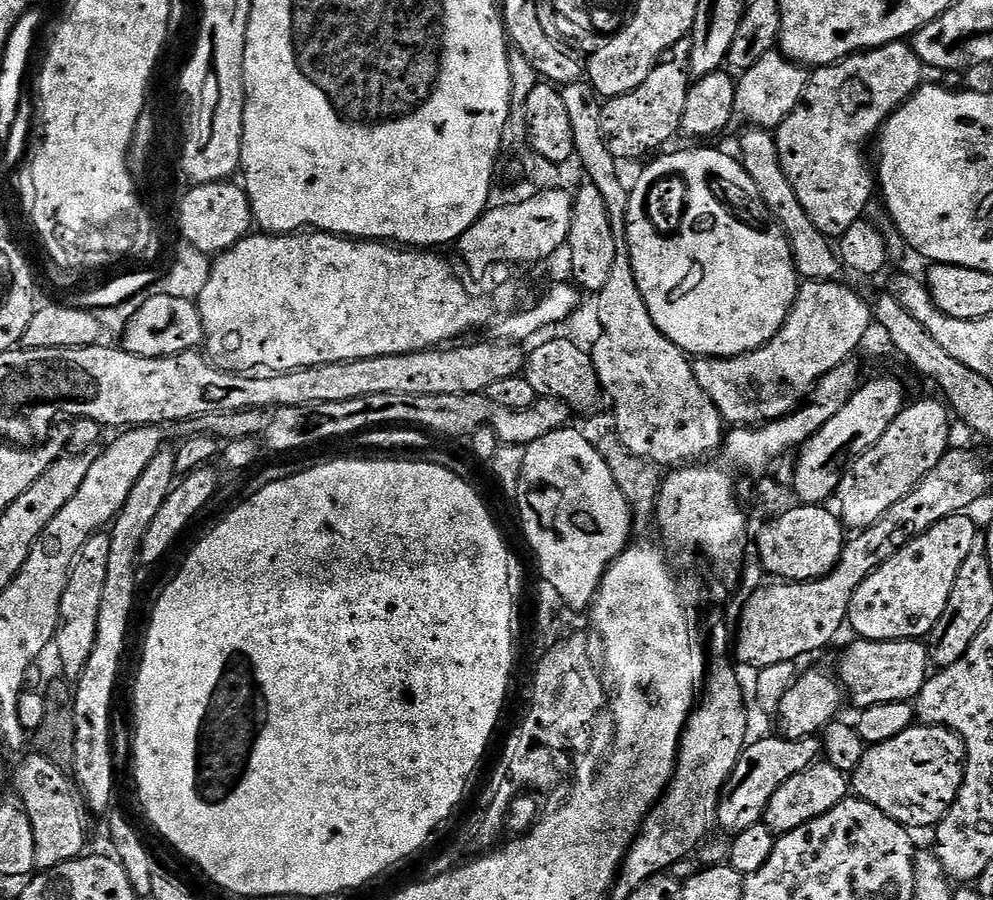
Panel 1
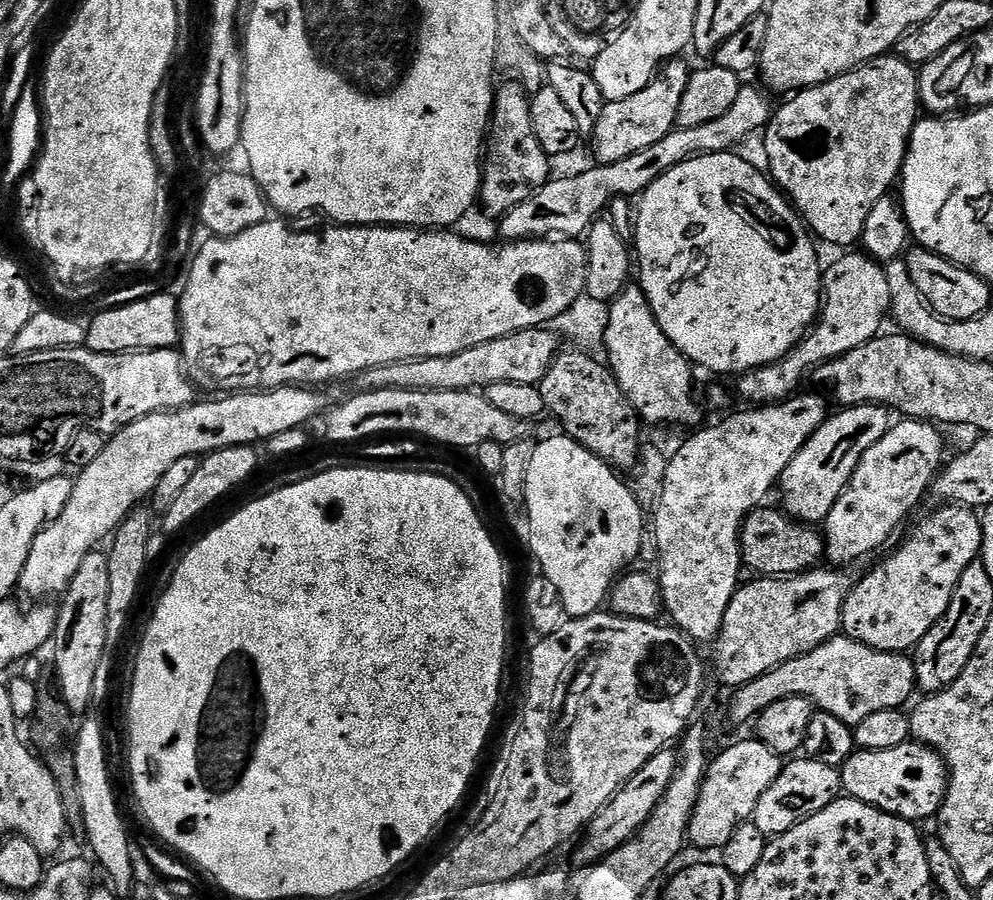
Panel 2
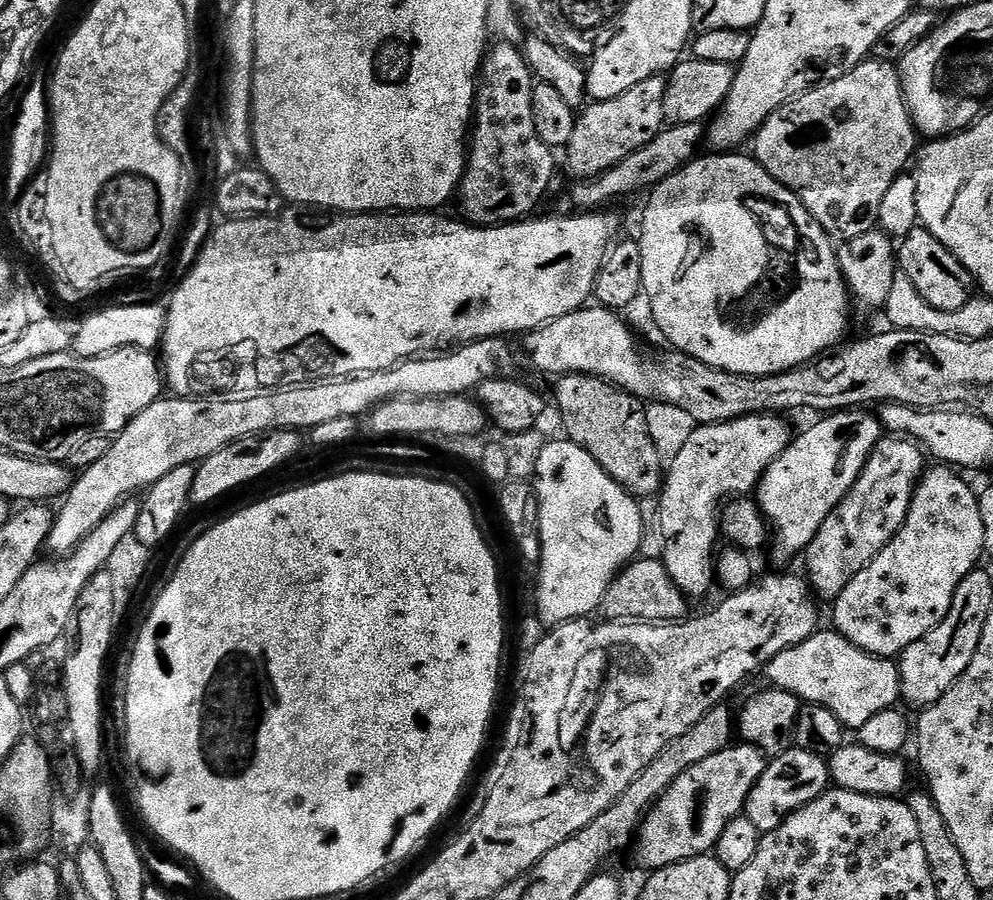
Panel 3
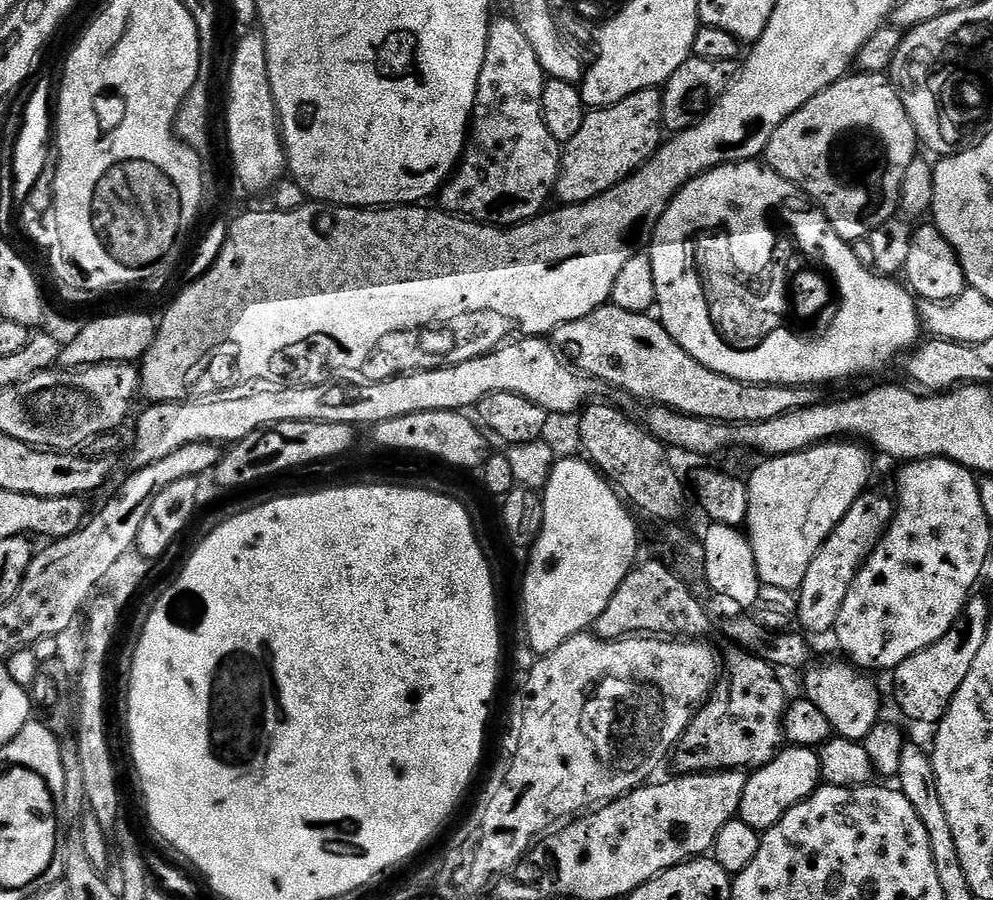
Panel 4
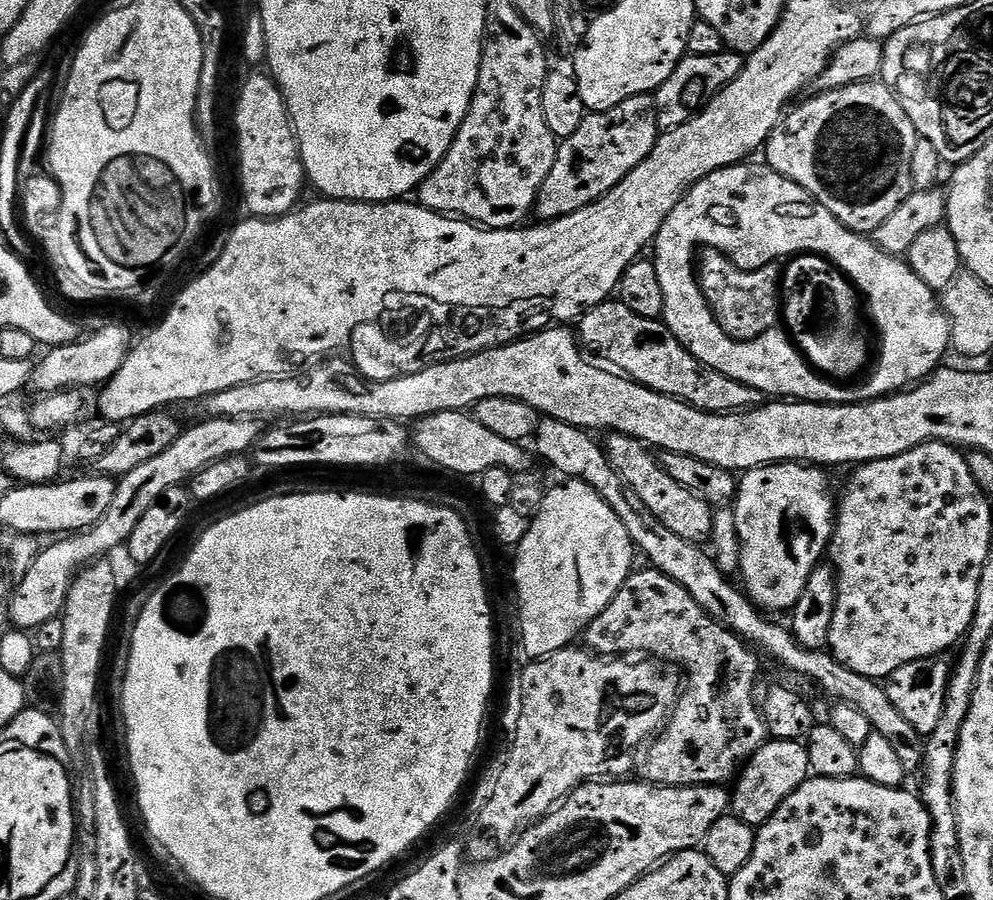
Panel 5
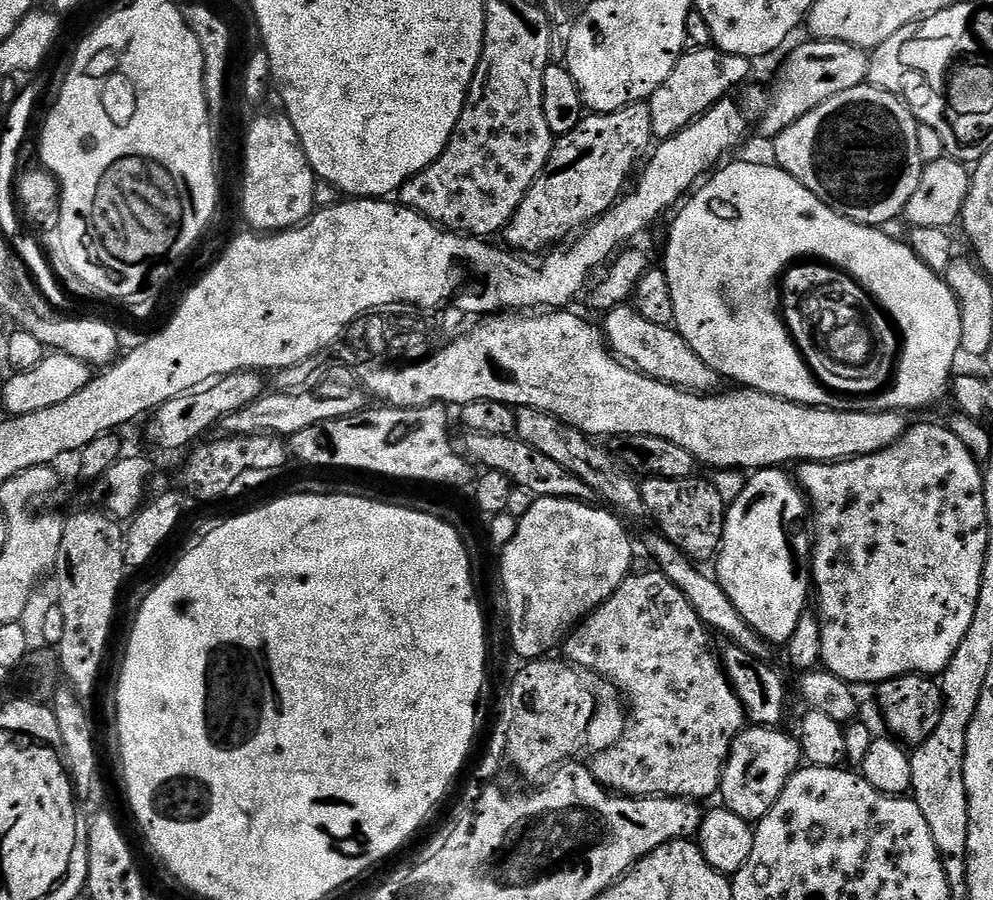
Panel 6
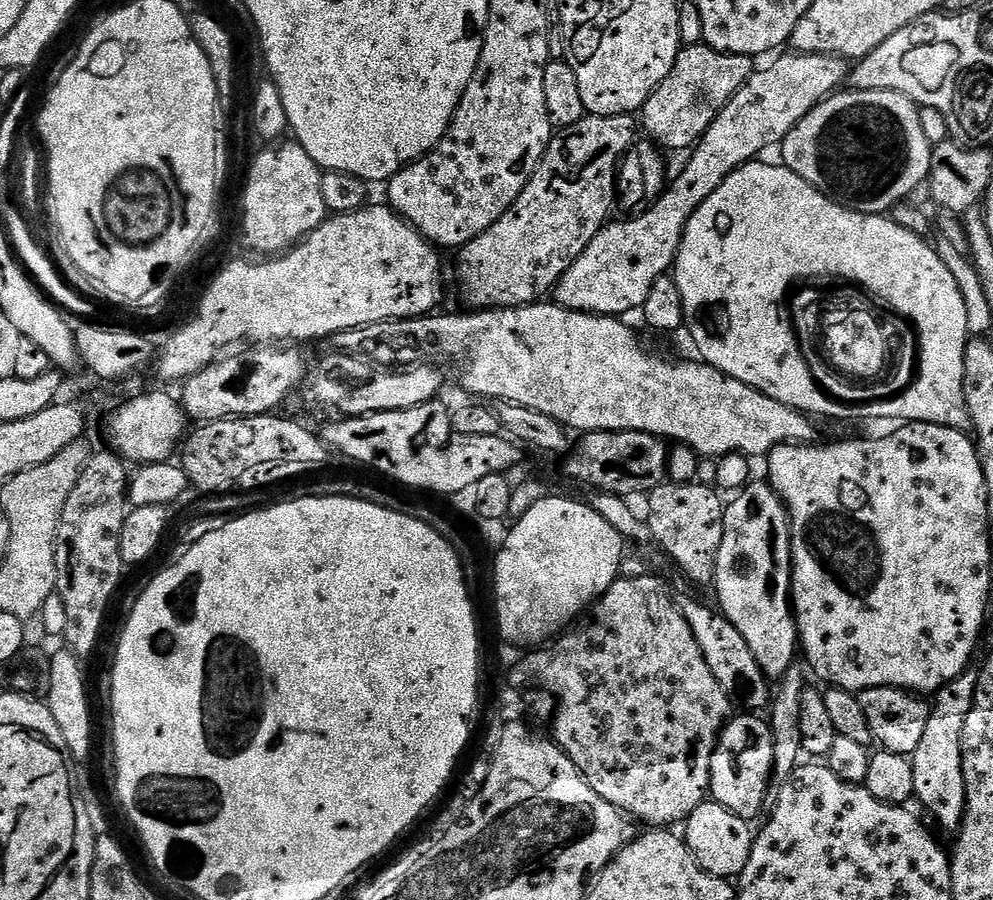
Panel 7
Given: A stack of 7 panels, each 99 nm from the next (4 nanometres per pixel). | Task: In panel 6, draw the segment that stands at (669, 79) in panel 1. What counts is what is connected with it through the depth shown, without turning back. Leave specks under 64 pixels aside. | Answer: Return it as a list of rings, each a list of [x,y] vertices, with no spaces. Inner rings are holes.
[[[647,103],[631,104],[617,112],[585,115],[580,124],[574,126],[574,130],[570,130],[570,134],[559,137],[553,143],[546,166],[530,186],[526,198],[522,198],[522,206],[518,206],[514,218],[503,230],[502,239],[505,240],[503,243],[520,254],[540,251],[543,253],[587,228],[593,220],[603,216],[620,199],[633,175],[632,167],[635,166],[636,159],[649,151],[653,140]]]

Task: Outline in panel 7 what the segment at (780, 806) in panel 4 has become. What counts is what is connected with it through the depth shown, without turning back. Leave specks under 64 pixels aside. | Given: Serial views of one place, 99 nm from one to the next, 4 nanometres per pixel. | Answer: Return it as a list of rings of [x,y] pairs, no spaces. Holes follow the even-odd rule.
[[[756,714],[733,715],[720,731],[714,754],[710,758],[710,796],[717,804],[730,810],[738,818],[749,822],[764,808],[768,796],[772,767],[774,766],[774,742],[767,719]]]

